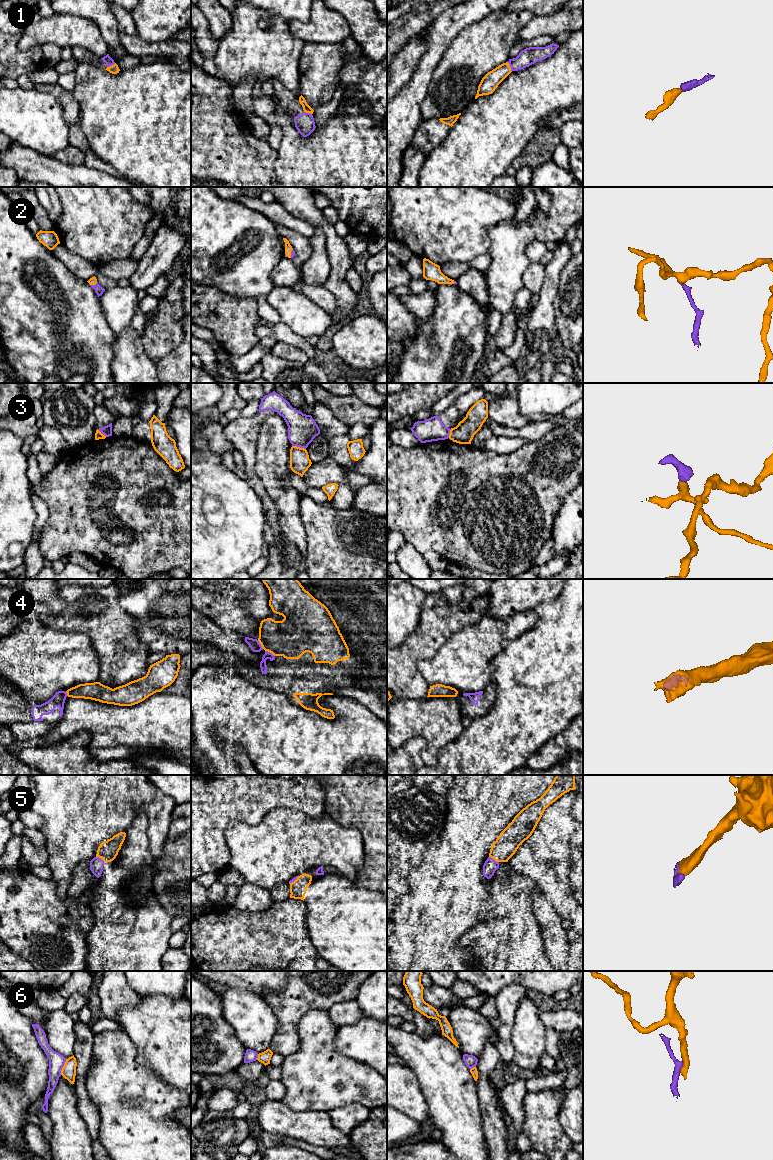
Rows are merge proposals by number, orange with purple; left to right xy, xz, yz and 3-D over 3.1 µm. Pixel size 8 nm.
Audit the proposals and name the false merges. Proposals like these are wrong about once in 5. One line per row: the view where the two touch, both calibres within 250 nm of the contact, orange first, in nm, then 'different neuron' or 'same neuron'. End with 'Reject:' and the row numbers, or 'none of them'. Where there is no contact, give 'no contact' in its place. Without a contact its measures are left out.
1: yz | 140/140 nm | same neuron
2: xy | 60/70 nm | same neuron
3: xz | 160/240 nm | different neuron
4: xz | 320/60 nm | same neuron
5: yz | 190/110 nm | same neuron
6: xy | 120/130 nm | different neuron
Reject: 3, 6

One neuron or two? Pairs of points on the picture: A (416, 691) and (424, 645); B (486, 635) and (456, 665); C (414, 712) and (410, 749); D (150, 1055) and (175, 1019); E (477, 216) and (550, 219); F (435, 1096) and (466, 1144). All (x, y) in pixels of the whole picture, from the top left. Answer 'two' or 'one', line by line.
A: one
B: one
C: two
D: one
E: two
F: one

